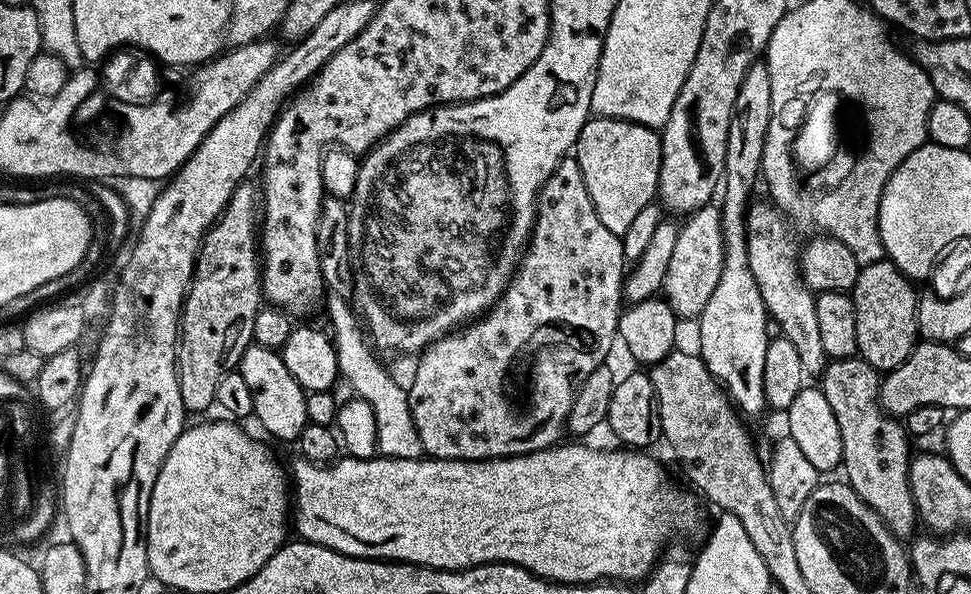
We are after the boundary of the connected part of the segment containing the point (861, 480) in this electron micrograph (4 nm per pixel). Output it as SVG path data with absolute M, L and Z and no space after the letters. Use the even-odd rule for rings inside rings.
M859 358L832 360L822 373L822 387L826 394L826 402L830 402L830 410L834 418L838 418L842 472L848 475L845 476L846 483L879 514L893 536L905 538L904 536L909 535L908 537L911 537L917 531L916 524L918 528L916 503L908 481L908 468L912 465L914 452L913 449L908 449L910 437L905 425L897 417L889 416L880 405L881 379L881 373L871 368L865 360Z

